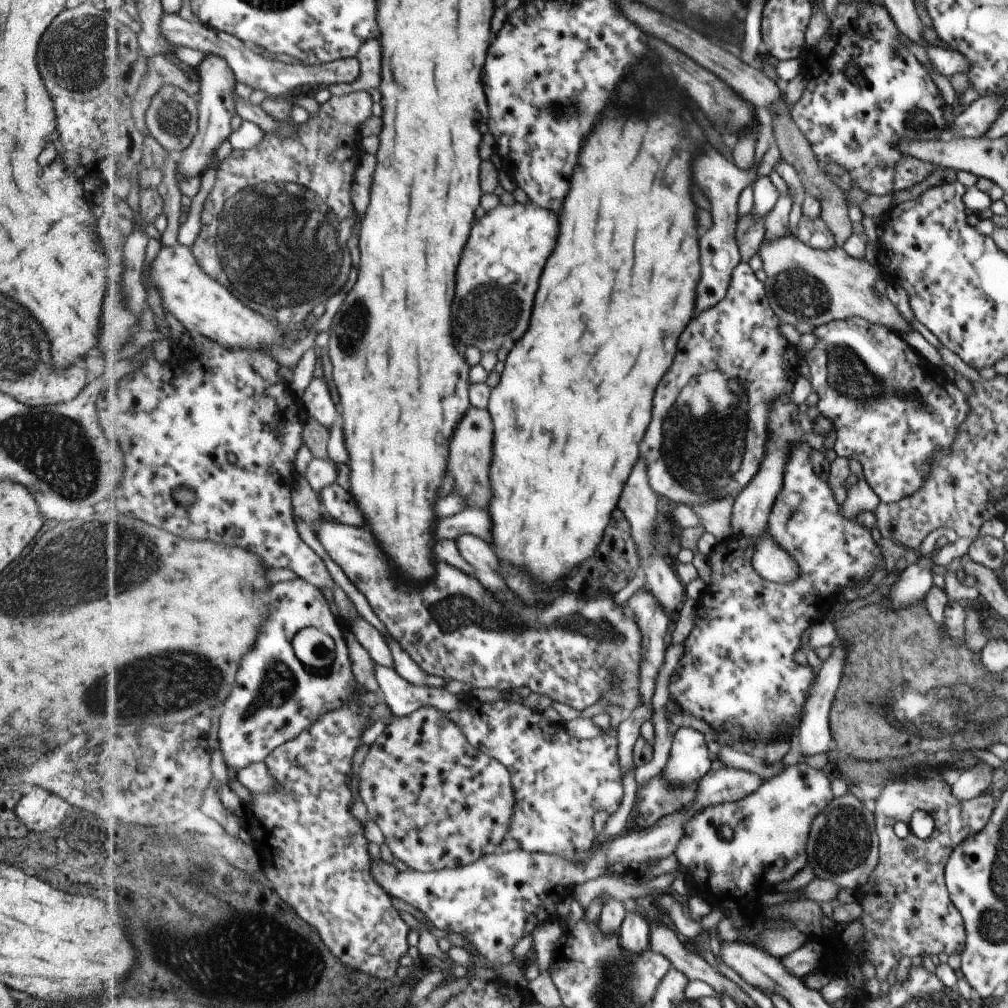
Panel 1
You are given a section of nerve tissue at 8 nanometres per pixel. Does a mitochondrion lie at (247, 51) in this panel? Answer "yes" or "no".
no

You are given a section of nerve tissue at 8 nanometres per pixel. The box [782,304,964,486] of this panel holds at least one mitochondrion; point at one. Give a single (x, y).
(845, 371)

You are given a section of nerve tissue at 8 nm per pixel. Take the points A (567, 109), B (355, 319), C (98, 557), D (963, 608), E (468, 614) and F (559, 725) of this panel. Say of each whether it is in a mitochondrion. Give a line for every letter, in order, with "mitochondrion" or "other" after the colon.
A: mitochondrion
B: mitochondrion
C: mitochondrion
D: other
E: mitochondrion
F: other

